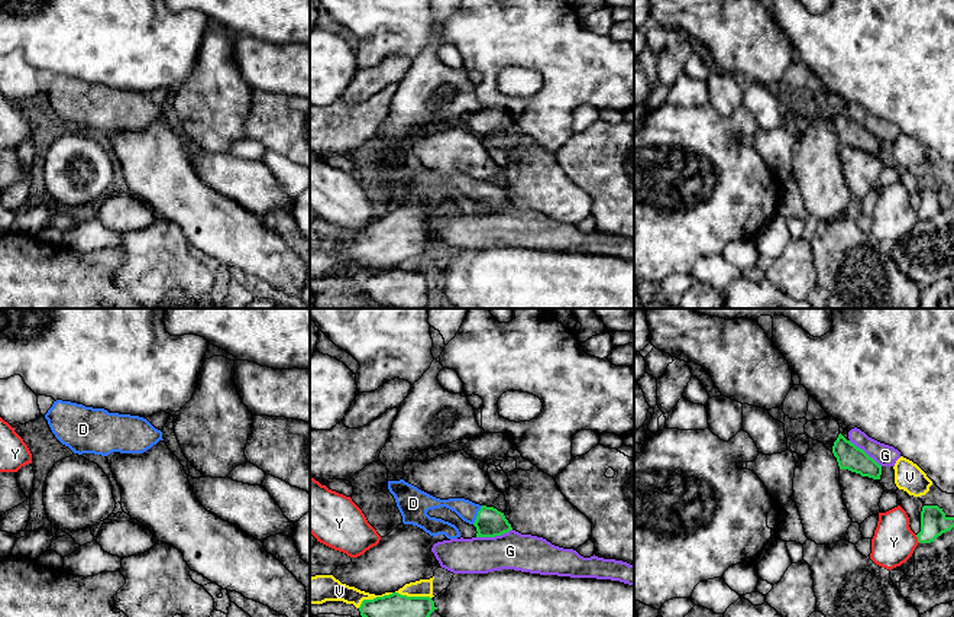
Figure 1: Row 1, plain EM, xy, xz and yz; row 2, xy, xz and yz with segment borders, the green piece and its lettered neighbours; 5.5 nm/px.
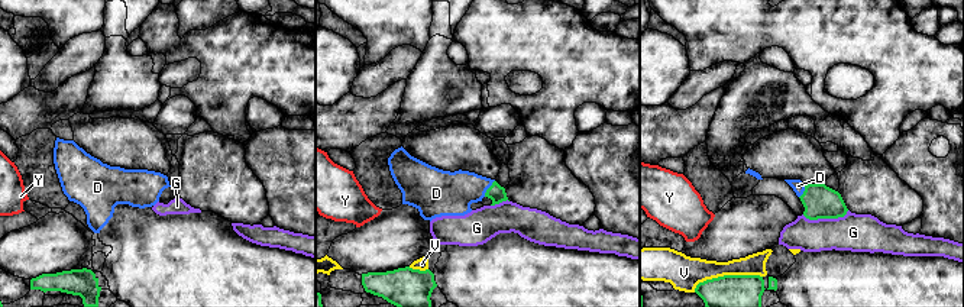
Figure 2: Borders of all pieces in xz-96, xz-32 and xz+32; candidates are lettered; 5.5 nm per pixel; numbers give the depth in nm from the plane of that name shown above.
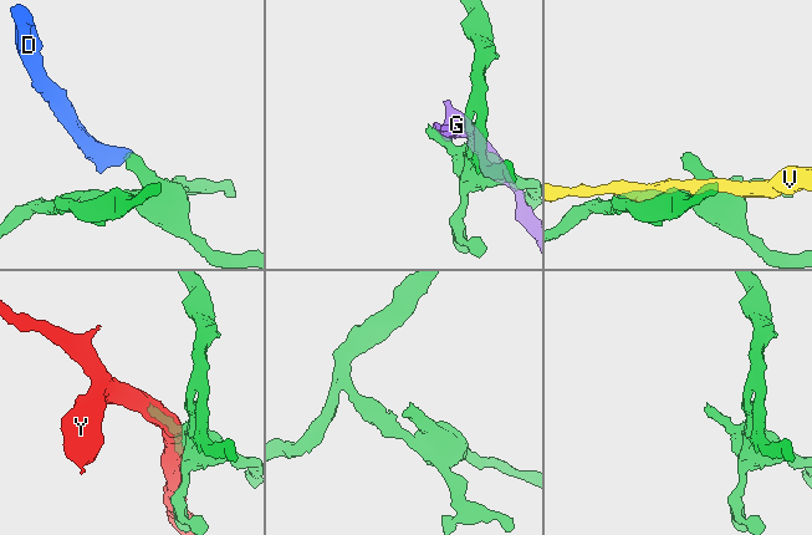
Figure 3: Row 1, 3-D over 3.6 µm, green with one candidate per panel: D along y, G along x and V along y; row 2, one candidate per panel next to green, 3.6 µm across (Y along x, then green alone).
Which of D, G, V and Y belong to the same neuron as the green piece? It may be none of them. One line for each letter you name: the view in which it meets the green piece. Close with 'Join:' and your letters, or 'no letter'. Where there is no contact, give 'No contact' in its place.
D: Touches green in xz
G: Touches green in xz
Join: D, G

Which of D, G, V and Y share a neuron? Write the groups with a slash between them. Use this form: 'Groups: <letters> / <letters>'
Groups: D G / V / Y

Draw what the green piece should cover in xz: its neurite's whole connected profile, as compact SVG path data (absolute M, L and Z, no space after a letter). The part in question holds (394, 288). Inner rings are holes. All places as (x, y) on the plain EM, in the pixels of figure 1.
M398 268L363 275L360 291L387 308L429 308L429 293L437 285L430 272L407 272Z

